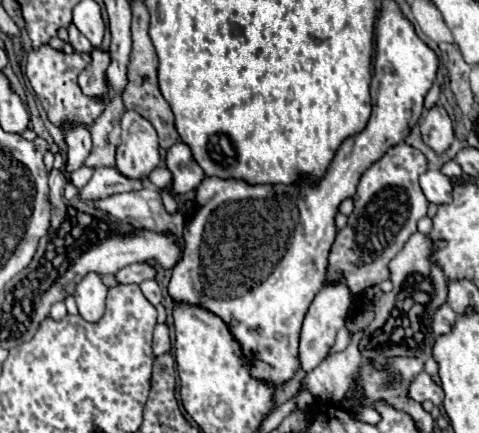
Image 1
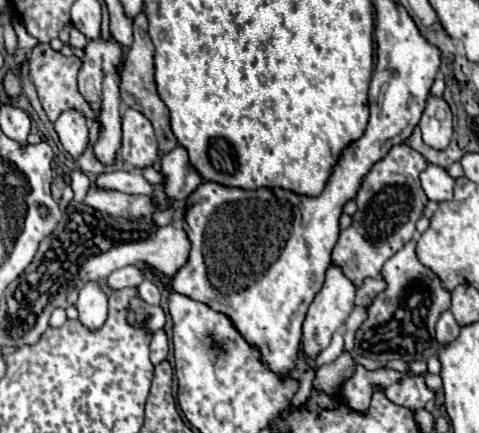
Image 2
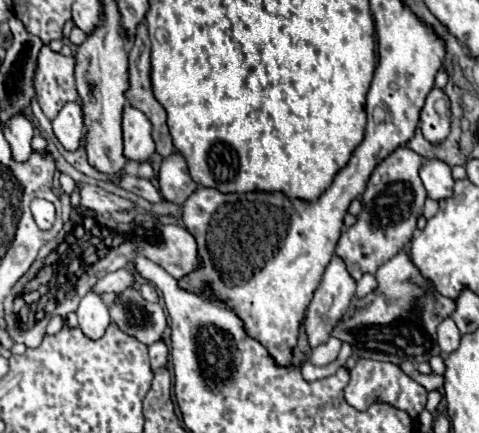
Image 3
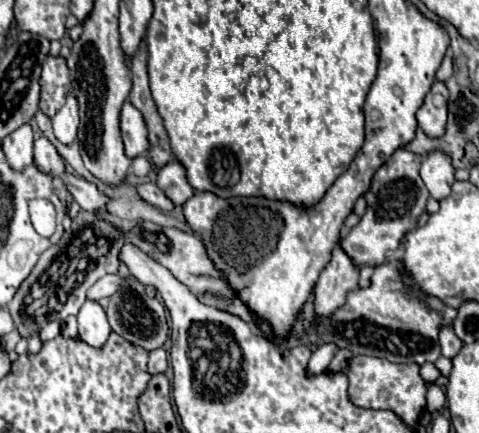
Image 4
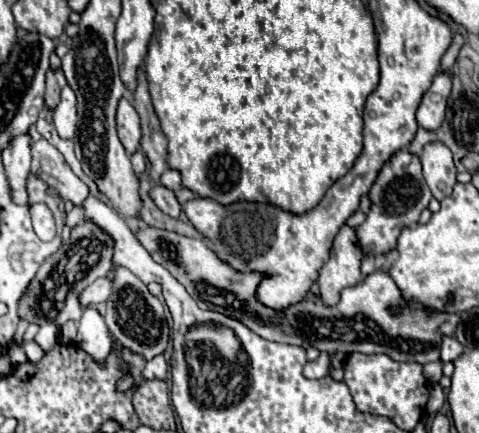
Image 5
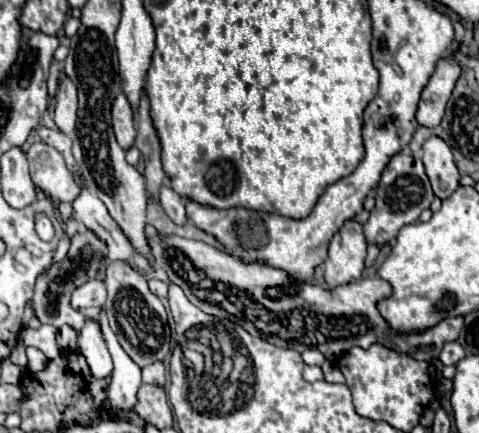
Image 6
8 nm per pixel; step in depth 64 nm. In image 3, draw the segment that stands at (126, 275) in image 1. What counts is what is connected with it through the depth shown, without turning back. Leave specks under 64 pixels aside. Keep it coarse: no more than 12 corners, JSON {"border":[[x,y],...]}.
{"border":[[128,270],[100,278],[94,294],[122,292],[134,280]]}

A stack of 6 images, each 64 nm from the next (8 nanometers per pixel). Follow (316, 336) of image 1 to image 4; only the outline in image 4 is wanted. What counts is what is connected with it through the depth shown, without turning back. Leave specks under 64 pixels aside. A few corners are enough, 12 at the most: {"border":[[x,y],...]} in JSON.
{"border":[[338,242],[316,282],[314,312],[328,316],[360,276]]}

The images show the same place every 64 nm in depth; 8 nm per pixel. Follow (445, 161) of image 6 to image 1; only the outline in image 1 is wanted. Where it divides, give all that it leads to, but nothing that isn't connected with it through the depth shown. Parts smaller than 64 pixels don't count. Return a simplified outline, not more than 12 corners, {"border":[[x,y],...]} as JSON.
{"border":[[430,168],[420,176],[428,202],[452,202],[452,180]]}

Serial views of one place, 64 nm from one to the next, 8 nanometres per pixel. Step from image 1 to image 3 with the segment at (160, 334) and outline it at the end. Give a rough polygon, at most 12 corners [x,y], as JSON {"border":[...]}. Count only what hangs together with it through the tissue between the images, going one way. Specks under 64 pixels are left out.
{"border":[[162,340],[150,346],[150,368],[164,368],[168,348]]}

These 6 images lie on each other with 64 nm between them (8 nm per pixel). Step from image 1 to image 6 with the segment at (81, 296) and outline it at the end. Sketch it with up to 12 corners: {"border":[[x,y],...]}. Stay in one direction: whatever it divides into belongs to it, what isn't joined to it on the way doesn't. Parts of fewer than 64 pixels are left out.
{"border":[[96,320],[78,334],[78,352],[94,378],[112,374],[112,358]]}

